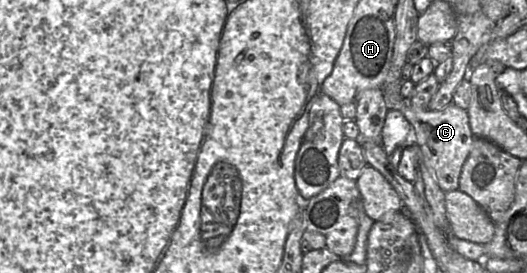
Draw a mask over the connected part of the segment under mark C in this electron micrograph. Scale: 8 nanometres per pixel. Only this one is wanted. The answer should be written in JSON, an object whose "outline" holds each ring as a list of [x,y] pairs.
{"outline":[[[403,79],[383,85],[383,96],[388,110],[400,111],[412,126],[412,141],[418,146],[424,157],[427,168],[432,172],[439,187],[444,193],[459,189],[462,167],[468,158],[474,135],[472,134],[467,110],[454,104],[439,111],[413,108],[409,100],[401,95]]]}

